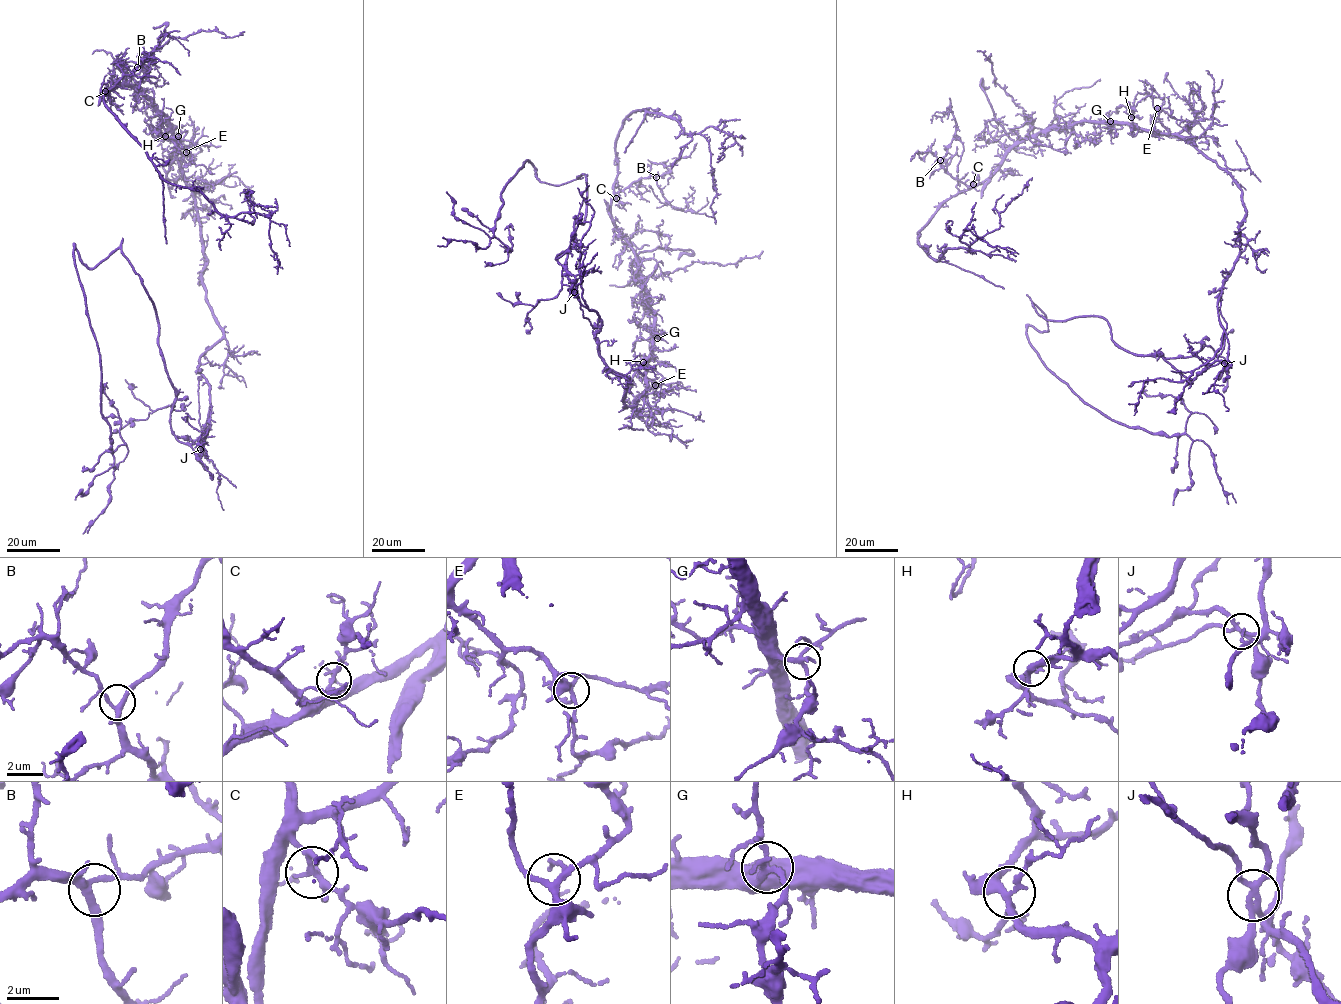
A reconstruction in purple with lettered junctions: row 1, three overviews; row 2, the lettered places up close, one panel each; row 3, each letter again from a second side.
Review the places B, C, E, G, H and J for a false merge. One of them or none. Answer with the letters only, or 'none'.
none

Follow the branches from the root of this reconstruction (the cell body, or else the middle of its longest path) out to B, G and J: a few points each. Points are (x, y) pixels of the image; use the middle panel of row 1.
B: (602, 358), (629, 381), (624, 407), (634, 404), (648, 384), (653, 309), (610, 201), (632, 183), (656, 177)
G: (602, 358), (629, 381), (622, 400), (627, 408), (647, 387), (647, 362), (657, 338)
J: (602, 358), (594, 334), (600, 329), (600, 319), (595, 310), (582, 305), (573, 292)

